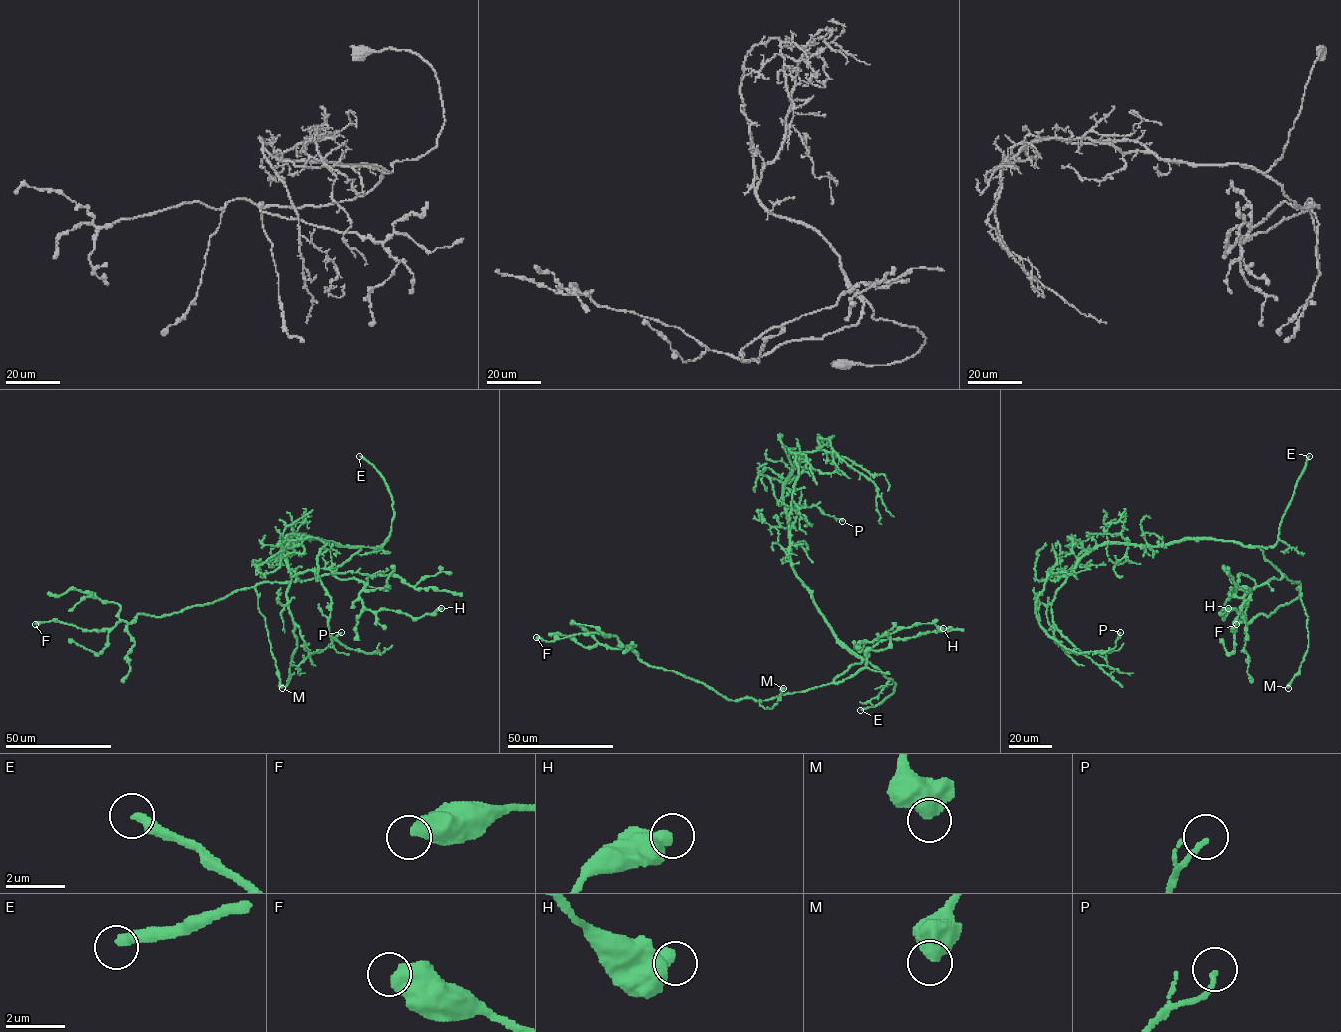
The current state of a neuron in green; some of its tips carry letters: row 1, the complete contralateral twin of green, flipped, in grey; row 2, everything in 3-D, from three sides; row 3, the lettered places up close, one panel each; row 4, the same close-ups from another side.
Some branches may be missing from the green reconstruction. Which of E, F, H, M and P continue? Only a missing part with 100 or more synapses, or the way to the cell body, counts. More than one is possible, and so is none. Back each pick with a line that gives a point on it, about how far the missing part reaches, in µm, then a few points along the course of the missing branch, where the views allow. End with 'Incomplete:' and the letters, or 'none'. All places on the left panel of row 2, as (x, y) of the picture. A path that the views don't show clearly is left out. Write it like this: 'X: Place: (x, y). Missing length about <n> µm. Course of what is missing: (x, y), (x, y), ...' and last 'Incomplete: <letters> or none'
E: Place: (359, 456). Missing length about 25 µm
Incomplete: E

